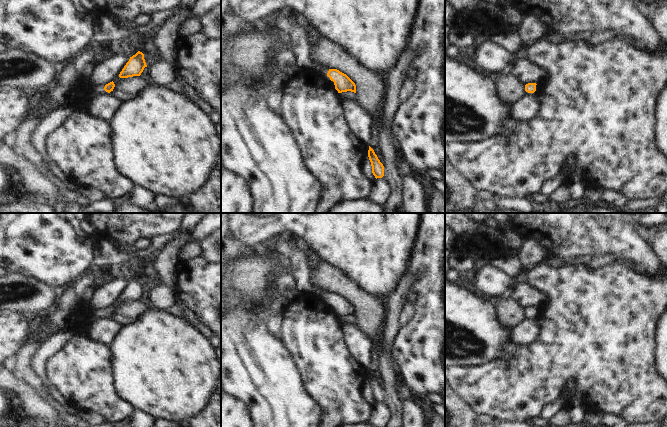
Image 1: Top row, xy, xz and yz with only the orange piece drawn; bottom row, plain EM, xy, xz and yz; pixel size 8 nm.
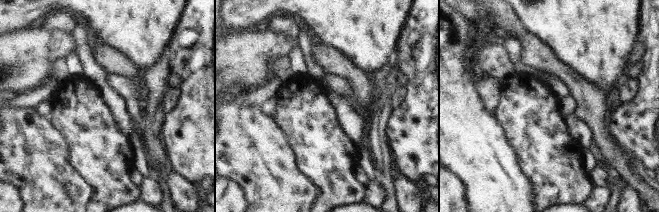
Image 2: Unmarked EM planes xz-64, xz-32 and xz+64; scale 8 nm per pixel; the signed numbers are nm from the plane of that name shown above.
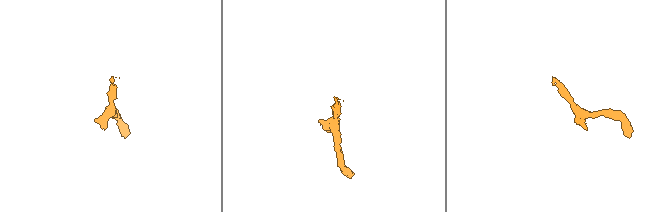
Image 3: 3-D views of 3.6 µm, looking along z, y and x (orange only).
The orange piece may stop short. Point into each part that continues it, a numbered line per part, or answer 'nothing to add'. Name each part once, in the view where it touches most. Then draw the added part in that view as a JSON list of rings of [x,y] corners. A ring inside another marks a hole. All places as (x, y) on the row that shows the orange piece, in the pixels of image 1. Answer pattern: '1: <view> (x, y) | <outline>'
1: xz (323, 72) | [[[316,62],[313,65],[313,70],[319,72],[327,82],[329,82],[333,87],[335,87],[334,82],[330,80],[330,78],[327,76],[327,73],[329,71],[329,68],[321,69],[320,71],[317,70]]]

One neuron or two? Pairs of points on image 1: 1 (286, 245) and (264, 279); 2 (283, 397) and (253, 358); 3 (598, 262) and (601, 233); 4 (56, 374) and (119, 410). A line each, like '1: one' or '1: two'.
1: two
2: one
3: two
4: one

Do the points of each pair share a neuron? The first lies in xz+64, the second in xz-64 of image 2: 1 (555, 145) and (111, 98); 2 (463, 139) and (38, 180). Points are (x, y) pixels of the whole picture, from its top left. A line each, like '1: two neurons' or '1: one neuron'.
1: two neurons
2: one neuron

